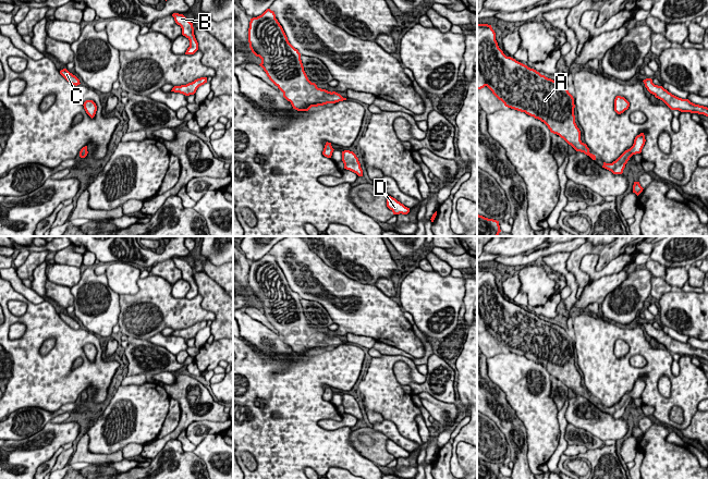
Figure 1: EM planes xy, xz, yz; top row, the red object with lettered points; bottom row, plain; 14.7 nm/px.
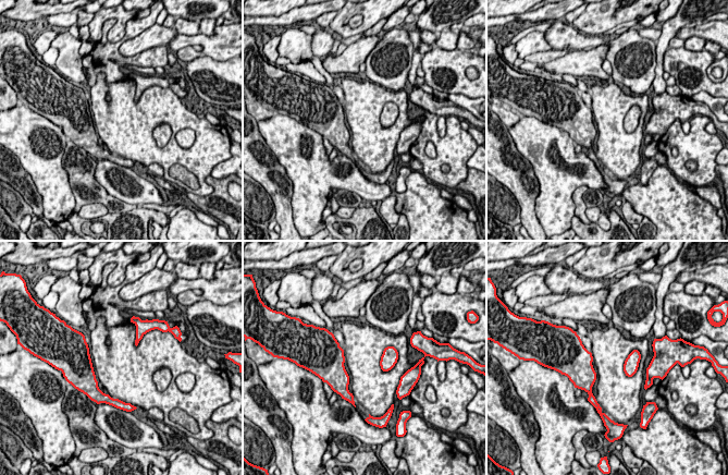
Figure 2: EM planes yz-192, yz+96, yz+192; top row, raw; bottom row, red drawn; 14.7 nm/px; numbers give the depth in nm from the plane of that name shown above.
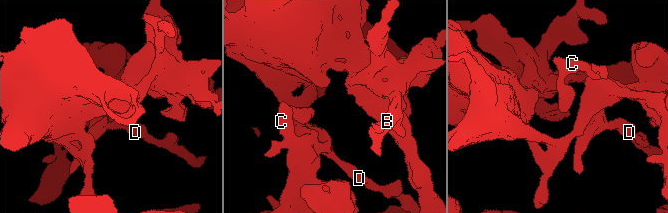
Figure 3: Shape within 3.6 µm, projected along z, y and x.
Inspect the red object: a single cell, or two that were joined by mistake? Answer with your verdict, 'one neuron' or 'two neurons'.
one neuron

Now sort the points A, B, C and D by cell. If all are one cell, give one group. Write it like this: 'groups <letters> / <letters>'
groups A B C D

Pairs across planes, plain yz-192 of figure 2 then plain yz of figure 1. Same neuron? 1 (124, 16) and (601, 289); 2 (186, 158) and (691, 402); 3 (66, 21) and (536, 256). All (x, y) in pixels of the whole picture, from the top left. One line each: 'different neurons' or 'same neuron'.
1: different neurons
2: same neuron
3: different neurons

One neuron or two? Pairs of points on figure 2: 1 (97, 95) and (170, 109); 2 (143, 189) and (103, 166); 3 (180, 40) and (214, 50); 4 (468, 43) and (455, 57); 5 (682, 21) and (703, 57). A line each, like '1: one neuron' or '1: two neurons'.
1: one neuron
2: one neuron
3: one neuron
4: two neurons
5: two neurons

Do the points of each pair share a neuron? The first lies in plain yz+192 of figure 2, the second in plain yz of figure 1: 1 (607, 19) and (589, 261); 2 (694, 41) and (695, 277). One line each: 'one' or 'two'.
1: two
2: two

